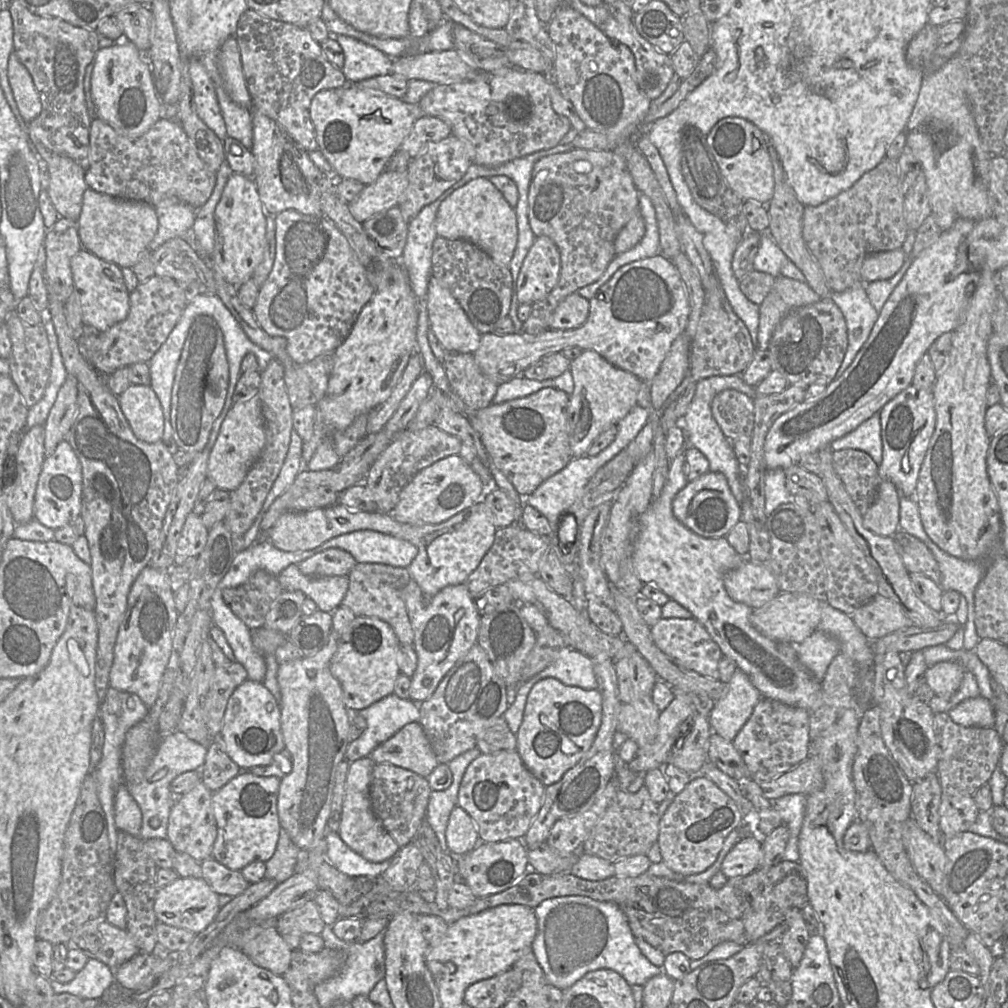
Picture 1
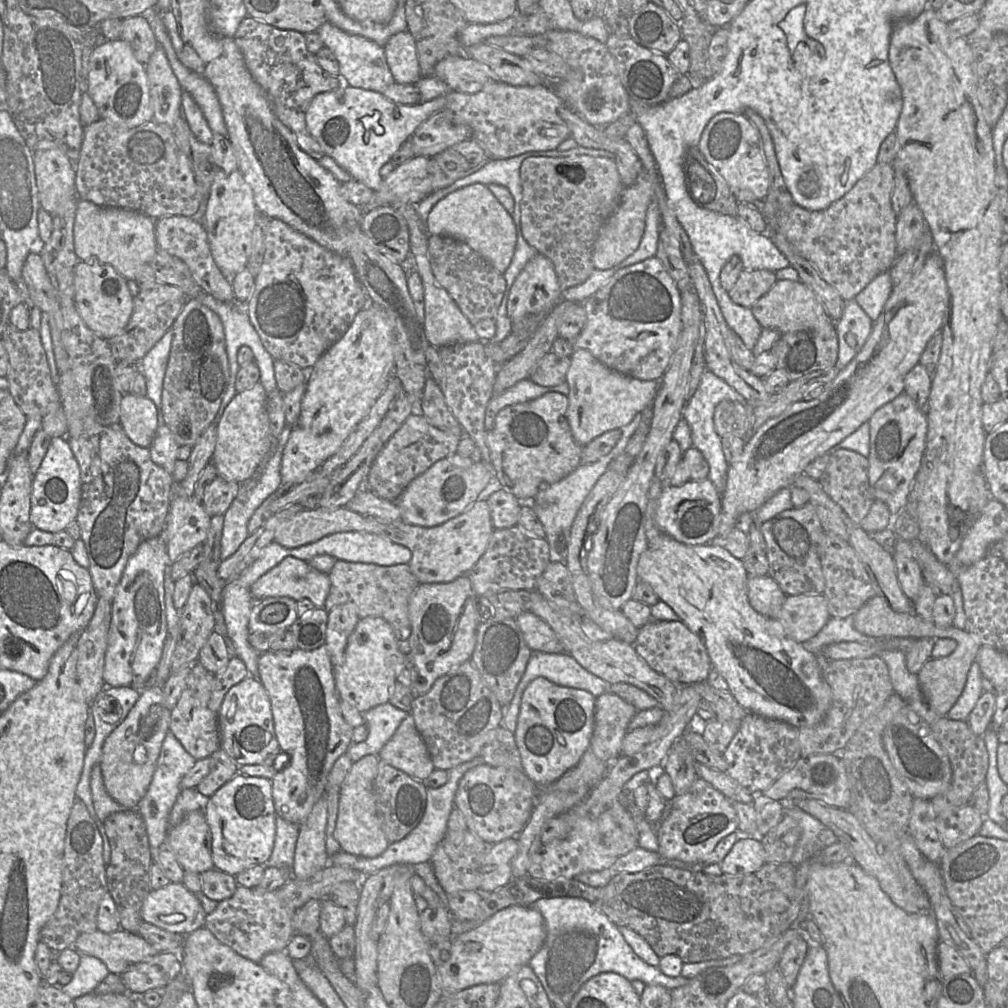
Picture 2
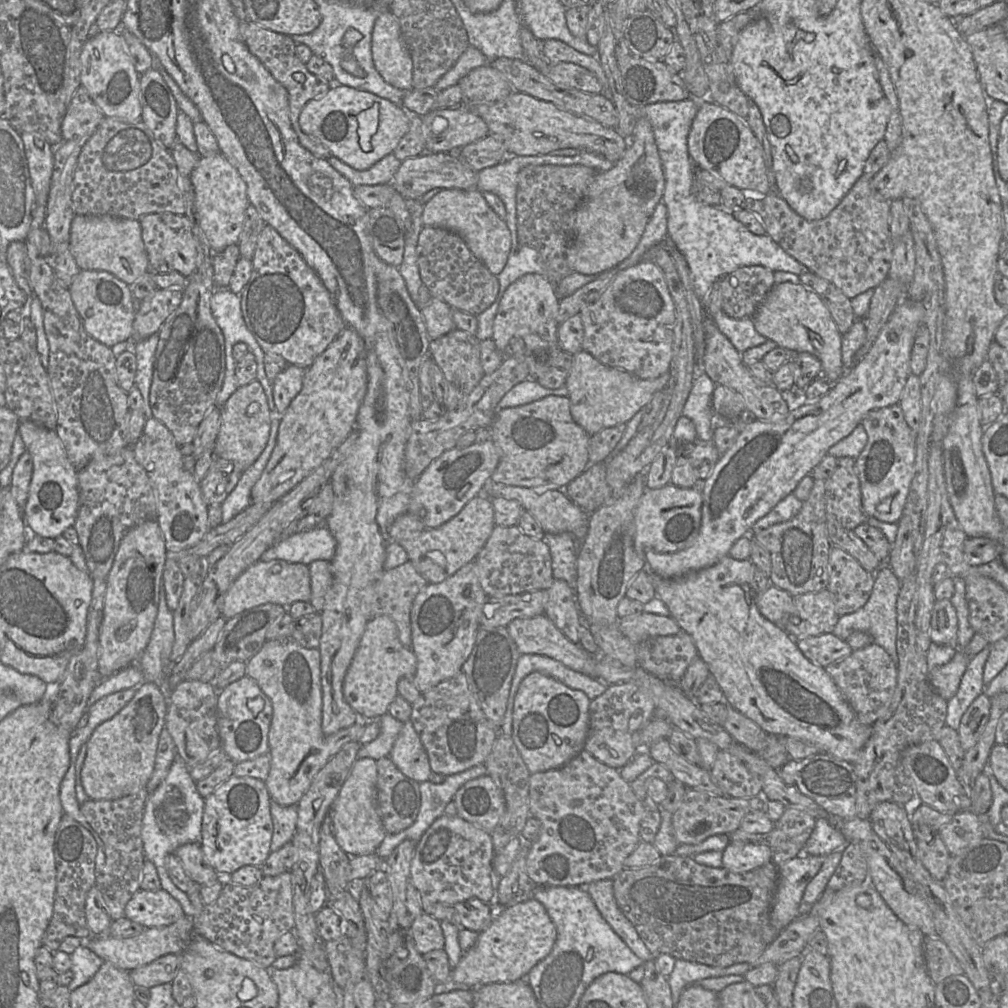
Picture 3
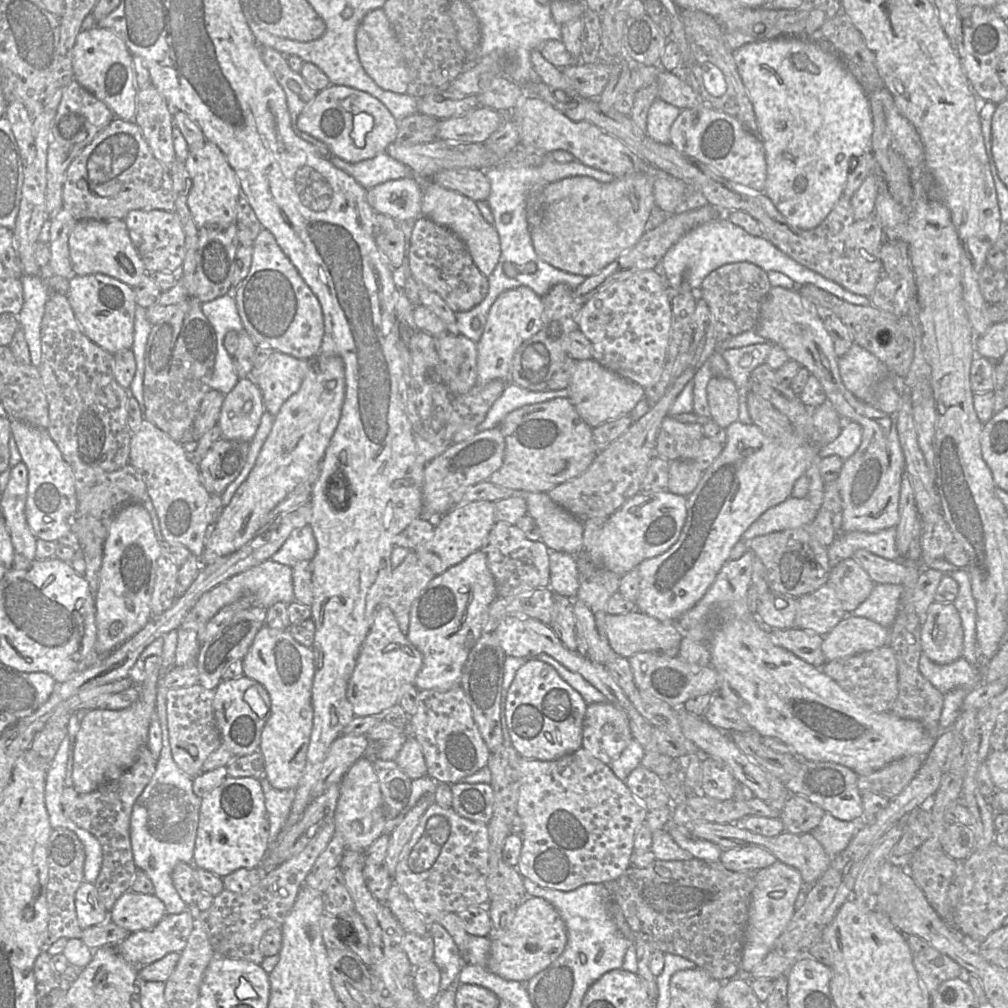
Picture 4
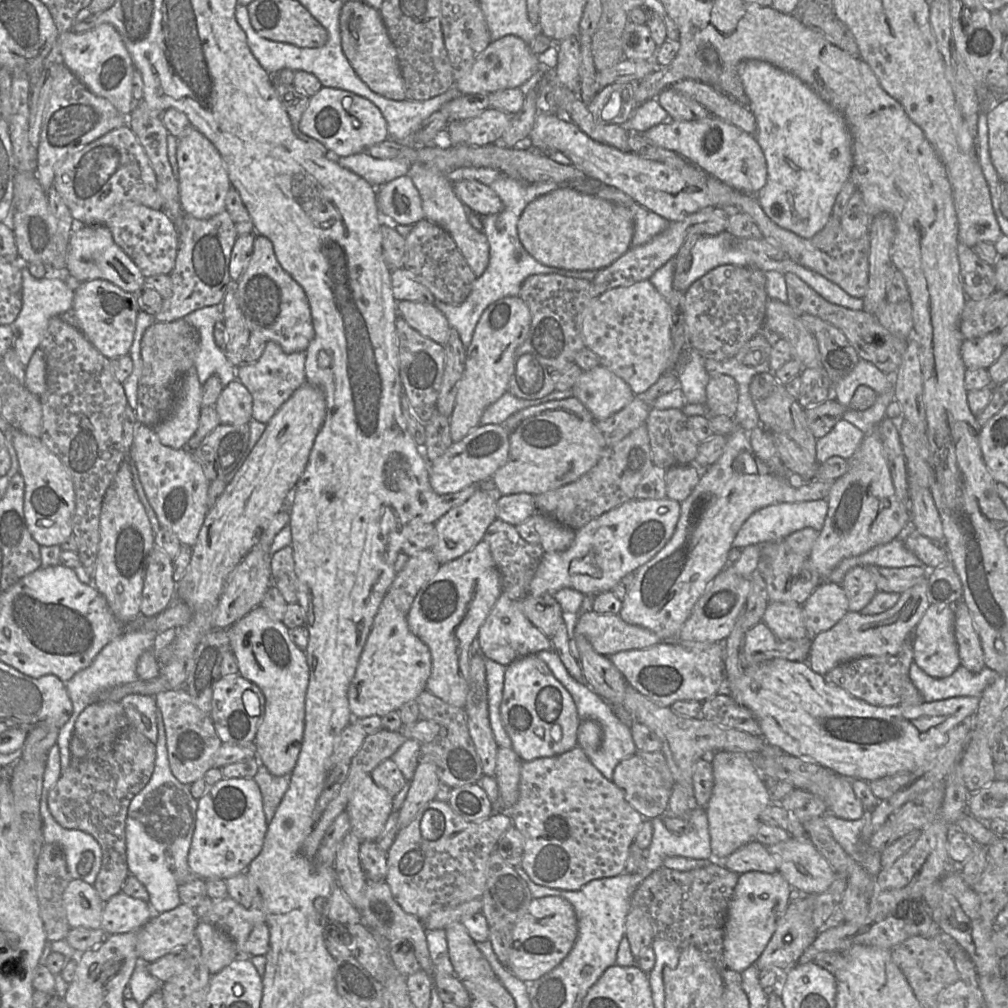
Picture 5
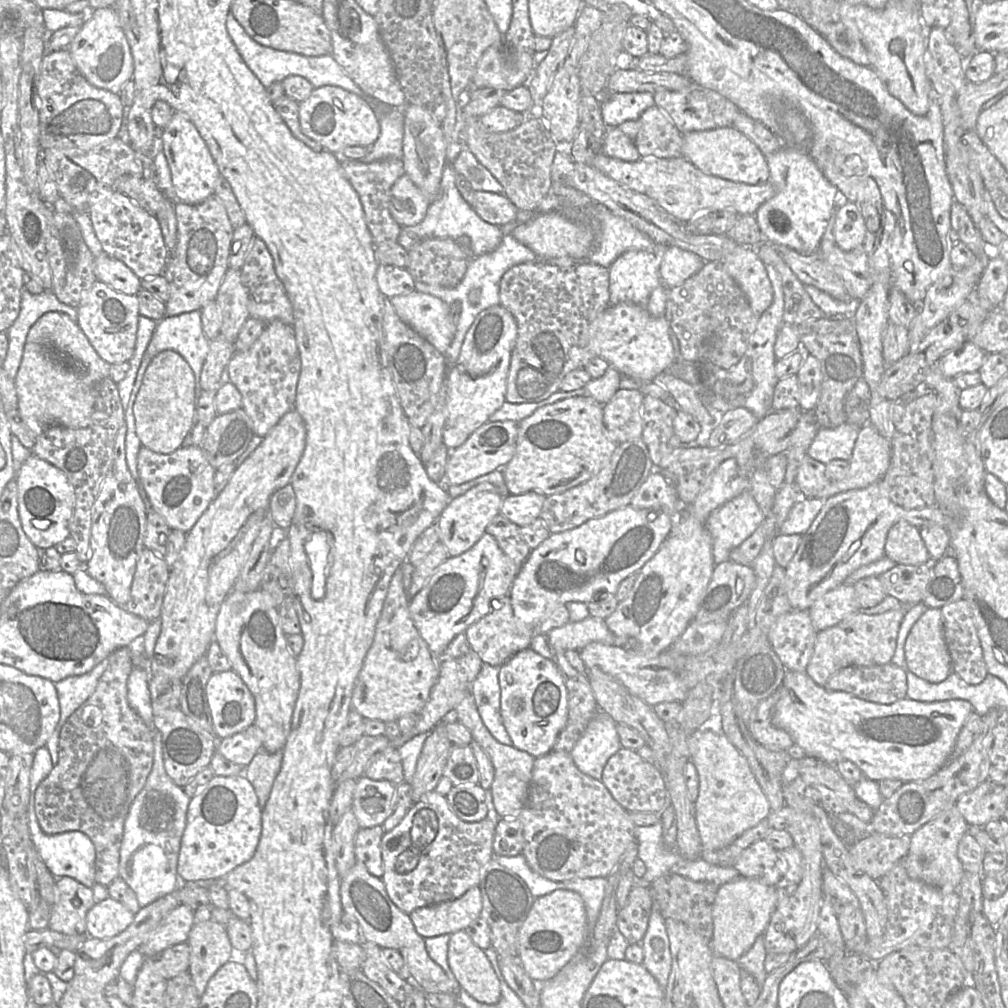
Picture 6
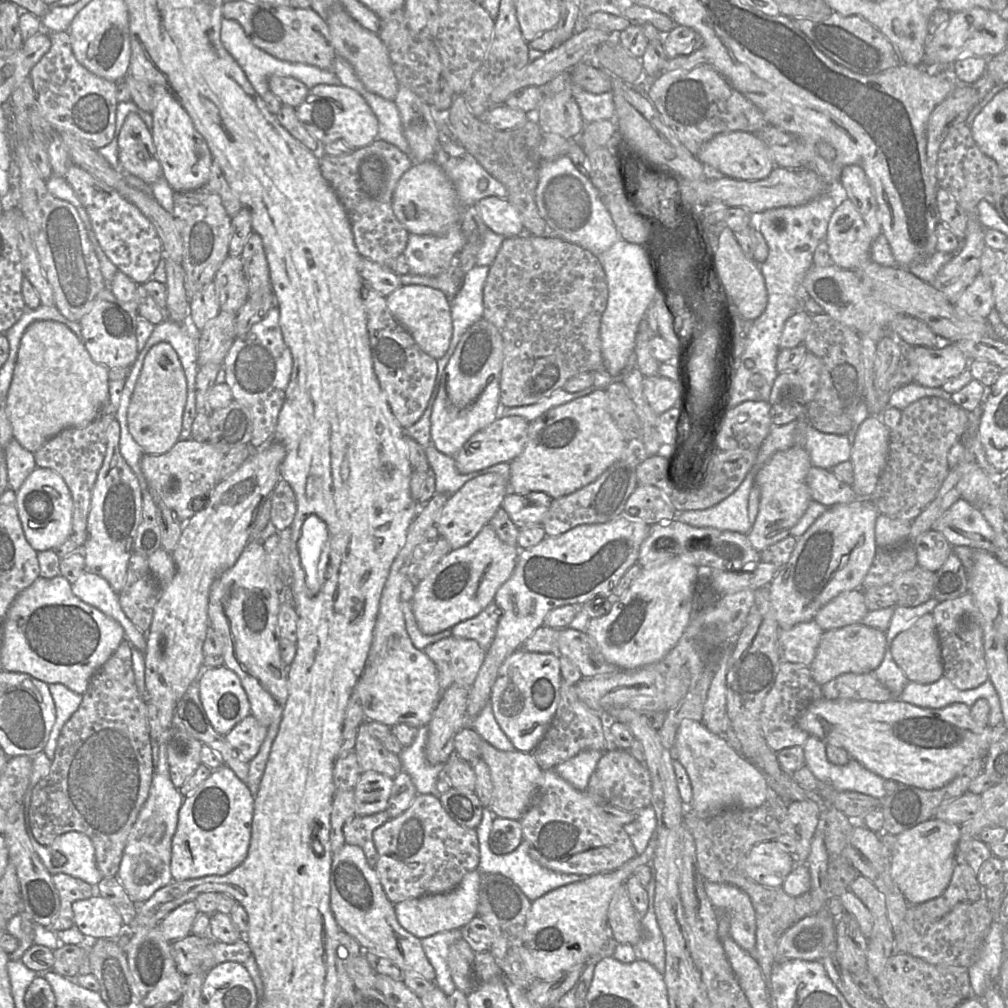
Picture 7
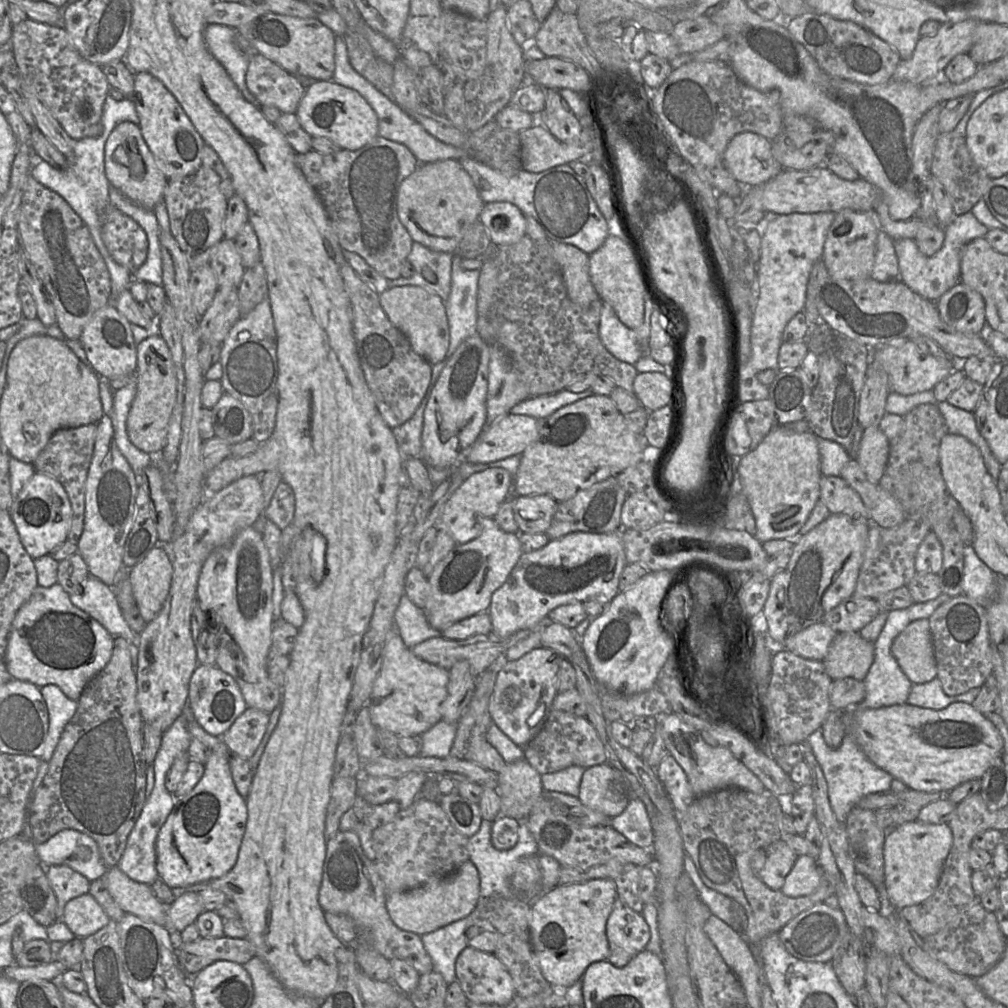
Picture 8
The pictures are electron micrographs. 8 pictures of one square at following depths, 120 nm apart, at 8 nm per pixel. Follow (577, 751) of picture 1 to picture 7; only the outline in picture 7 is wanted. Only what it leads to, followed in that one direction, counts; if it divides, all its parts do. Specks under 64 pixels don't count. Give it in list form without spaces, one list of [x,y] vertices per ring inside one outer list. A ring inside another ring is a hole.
[[[519,648],[498,670],[490,702],[496,721],[520,752],[532,753],[555,715],[563,682],[559,657],[555,652],[529,652]]]

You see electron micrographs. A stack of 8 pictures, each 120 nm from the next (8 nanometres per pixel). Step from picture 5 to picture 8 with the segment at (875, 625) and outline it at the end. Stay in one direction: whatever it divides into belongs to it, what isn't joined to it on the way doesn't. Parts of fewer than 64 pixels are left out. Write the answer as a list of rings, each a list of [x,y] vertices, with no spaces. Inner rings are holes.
[[[848,632],[838,633],[822,662],[833,681],[843,678],[863,681],[873,660],[873,642],[863,639],[859,632]]]

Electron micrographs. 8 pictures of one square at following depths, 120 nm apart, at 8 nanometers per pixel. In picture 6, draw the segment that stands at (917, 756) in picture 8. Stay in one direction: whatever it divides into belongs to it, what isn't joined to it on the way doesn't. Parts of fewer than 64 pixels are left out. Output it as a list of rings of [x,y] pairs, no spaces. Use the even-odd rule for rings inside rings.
[[[787,670],[771,722],[775,727],[786,731],[795,746],[807,756],[830,765],[844,760],[851,761],[861,770],[864,777],[876,782],[911,782],[928,779],[946,765],[952,755],[957,736],[973,711],[970,702],[961,699],[919,702],[904,698],[893,704],[882,705],[865,701],[847,692],[828,690],[818,685],[806,672]]]

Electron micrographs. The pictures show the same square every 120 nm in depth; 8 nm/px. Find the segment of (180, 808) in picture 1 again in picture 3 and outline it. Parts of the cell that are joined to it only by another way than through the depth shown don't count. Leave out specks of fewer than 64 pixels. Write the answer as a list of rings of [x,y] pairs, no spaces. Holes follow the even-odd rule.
[[[200,843],[183,844],[174,854],[179,858],[188,876],[199,887],[212,885],[219,880],[219,874],[205,862]]]

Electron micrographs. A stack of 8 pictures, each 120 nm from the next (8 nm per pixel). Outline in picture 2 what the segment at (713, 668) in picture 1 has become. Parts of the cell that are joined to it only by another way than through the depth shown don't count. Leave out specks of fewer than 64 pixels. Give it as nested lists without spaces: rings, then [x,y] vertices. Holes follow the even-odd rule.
[[[680,620],[648,622],[638,630],[634,648],[653,670],[678,686],[706,681],[711,670],[711,660],[704,642]]]

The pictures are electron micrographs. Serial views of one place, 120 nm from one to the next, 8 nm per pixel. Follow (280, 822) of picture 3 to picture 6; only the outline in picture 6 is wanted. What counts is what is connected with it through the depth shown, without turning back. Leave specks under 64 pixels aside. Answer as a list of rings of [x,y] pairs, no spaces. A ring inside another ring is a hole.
[[[261,749],[244,768],[243,775],[254,787],[261,810],[269,799],[273,783],[280,771],[282,753],[283,751],[269,753]]]

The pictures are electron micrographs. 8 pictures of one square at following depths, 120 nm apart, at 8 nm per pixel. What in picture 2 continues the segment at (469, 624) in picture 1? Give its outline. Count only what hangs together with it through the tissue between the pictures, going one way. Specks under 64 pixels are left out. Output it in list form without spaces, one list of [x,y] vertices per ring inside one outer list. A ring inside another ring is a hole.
[[[467,574],[447,583],[420,584],[409,602],[412,624],[411,658],[417,678],[412,684],[416,696],[427,693],[433,683],[472,657],[481,623],[478,596]]]

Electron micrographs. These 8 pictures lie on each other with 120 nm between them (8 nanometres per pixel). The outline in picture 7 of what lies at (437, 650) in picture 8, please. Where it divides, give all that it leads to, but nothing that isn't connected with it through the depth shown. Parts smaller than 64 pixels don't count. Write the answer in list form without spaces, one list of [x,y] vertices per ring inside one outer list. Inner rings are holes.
[[[453,636],[432,643],[423,651],[438,669],[442,692],[453,684],[470,689],[486,657],[477,641]]]

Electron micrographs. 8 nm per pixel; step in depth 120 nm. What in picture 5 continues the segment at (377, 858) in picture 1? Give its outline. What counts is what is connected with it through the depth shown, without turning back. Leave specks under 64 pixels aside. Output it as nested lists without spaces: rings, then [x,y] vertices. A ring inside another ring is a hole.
[[[370,775],[365,776],[348,800],[345,811],[350,819],[350,831],[361,841],[375,841],[392,813],[393,796],[378,786]]]

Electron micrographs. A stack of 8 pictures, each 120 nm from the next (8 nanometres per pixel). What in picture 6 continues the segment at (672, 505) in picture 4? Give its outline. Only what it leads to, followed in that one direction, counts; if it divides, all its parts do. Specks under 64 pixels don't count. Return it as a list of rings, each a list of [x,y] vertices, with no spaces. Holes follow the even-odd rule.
[[[630,505],[593,518],[582,525],[559,533],[550,533],[538,547],[532,549],[519,569],[509,590],[514,616],[538,631],[542,619],[560,605],[568,602],[589,603],[598,592],[615,595],[620,583],[629,575],[639,572],[659,550],[668,537],[675,519],[661,509],[635,509]]]

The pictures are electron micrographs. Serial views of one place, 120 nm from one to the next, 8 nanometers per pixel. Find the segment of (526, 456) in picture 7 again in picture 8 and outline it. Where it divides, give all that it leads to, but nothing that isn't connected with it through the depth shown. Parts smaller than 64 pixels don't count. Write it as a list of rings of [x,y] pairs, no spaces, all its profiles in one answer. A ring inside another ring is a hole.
[[[593,394],[538,421],[537,439],[520,455],[520,464],[513,482],[514,496],[549,495],[557,503],[566,501],[578,491],[617,476],[638,464],[642,461],[642,452],[648,445],[642,434],[631,430],[609,396]]]

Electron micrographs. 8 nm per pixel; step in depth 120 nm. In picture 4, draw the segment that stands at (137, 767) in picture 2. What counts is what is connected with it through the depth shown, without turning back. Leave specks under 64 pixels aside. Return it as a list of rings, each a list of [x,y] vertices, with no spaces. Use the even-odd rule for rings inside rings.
[[[150,656],[145,661],[145,679],[138,685],[138,698],[129,707],[120,710],[92,709],[86,712],[80,722],[73,749],[73,787],[78,793],[90,793],[102,784],[119,778],[135,762],[139,751],[147,747],[148,732],[151,719],[156,712],[156,698],[159,670],[162,656]]]

